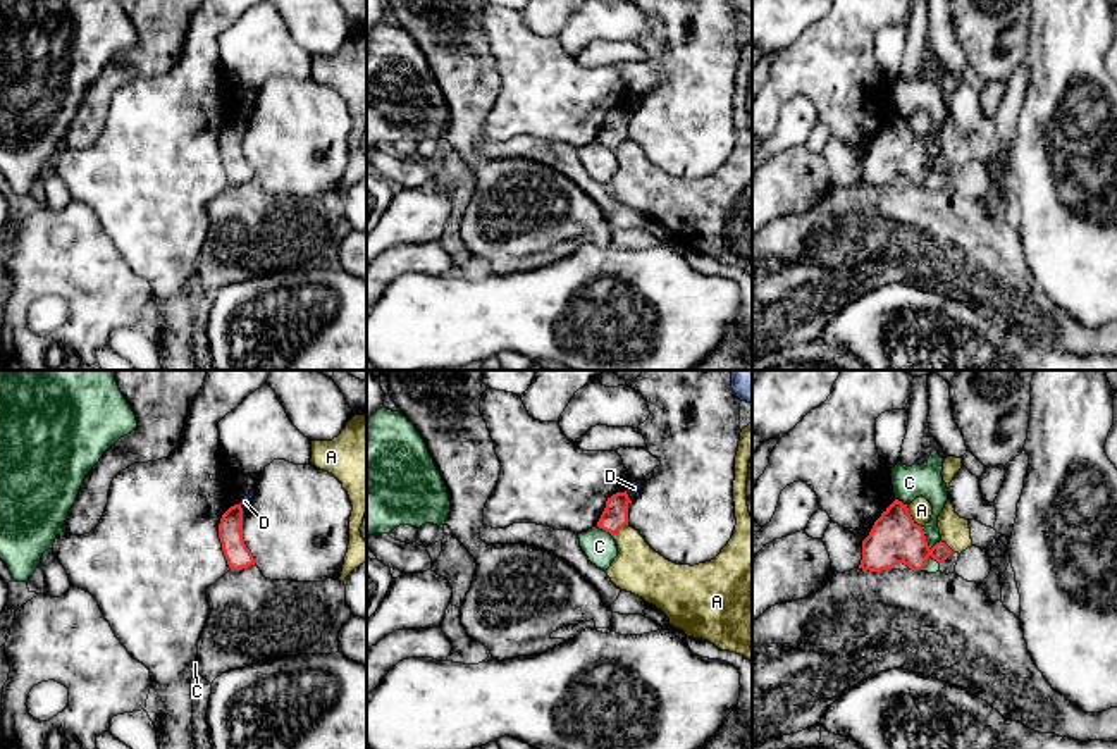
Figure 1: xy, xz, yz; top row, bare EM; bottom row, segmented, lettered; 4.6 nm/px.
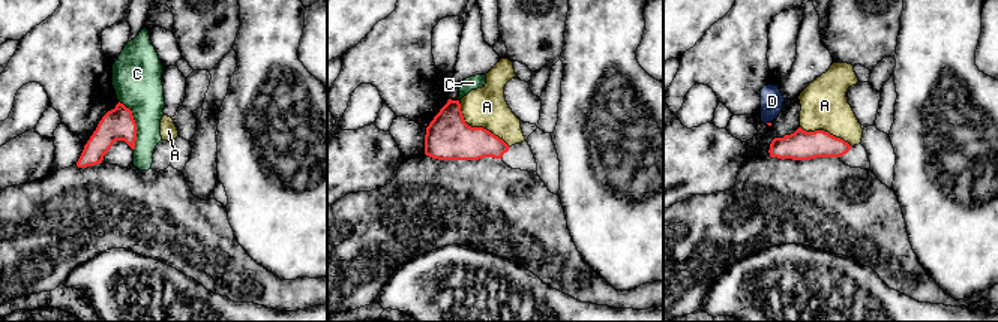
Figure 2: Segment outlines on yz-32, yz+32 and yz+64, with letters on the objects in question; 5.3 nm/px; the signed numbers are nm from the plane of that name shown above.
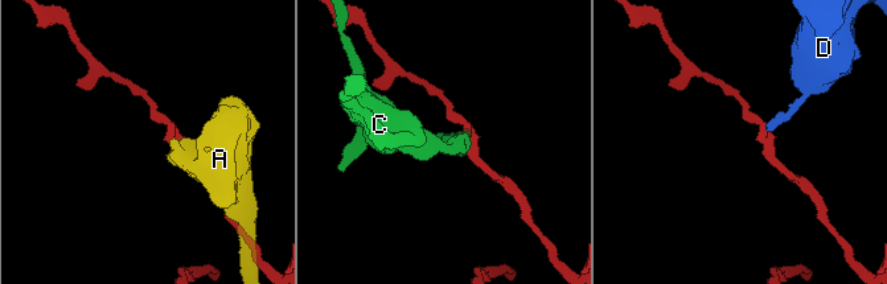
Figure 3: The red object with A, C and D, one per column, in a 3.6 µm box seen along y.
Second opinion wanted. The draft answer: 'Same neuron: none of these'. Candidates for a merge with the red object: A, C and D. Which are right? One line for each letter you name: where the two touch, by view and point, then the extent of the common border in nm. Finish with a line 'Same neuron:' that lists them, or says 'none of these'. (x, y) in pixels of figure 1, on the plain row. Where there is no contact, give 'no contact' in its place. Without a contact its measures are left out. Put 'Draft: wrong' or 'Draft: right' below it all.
Same neuron: none of these
Draft: right

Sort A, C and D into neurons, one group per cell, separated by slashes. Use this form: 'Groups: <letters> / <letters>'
Groups: A / C / D

